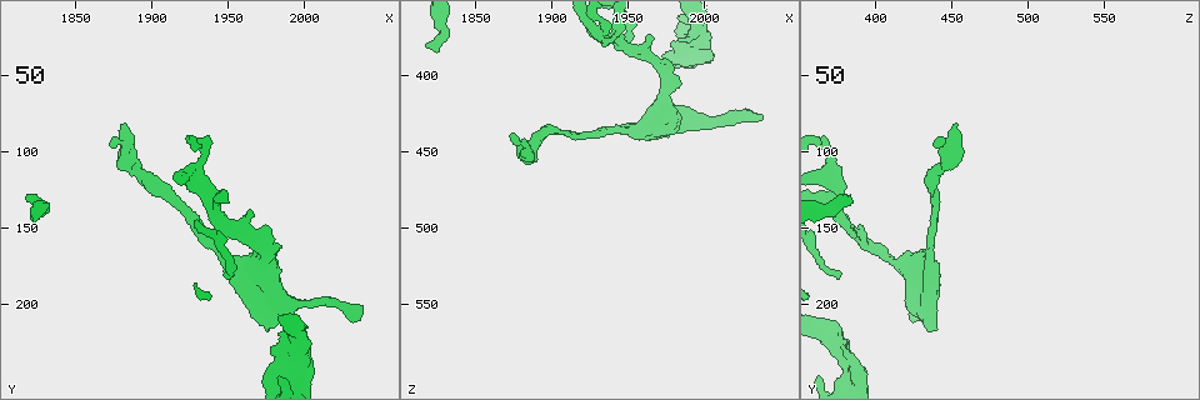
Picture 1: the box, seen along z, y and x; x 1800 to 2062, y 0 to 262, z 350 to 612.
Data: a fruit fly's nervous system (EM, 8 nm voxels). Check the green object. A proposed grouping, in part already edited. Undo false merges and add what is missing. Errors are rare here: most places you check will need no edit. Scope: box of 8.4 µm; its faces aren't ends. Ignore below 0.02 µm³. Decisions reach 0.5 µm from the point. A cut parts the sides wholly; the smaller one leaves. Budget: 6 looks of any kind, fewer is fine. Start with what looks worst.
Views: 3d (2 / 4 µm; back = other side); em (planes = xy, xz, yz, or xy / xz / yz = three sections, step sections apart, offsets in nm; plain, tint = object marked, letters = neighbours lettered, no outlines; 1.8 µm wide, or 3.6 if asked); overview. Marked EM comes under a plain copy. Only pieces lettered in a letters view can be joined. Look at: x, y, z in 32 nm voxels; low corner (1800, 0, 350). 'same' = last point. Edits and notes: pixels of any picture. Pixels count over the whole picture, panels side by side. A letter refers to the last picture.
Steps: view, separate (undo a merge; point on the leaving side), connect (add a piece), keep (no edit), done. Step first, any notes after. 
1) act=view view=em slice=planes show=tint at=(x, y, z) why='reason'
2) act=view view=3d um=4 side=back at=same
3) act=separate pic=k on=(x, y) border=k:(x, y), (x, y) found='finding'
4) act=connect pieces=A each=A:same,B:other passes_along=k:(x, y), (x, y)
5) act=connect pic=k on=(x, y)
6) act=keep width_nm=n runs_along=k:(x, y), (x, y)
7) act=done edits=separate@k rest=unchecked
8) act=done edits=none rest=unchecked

act=view view=3d um=4 at=(2038, 206, 426) why='branch stops here'

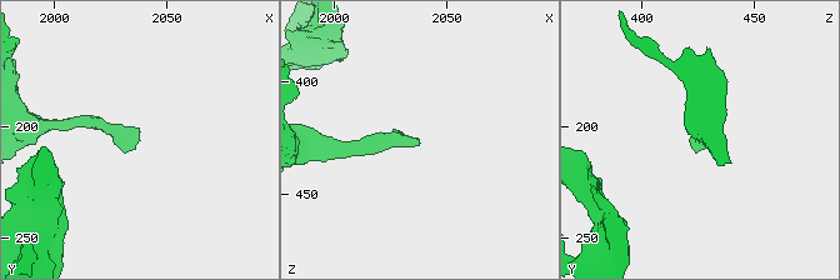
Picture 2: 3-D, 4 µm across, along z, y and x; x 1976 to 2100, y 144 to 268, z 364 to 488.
act=view view=em slice=planes show=letters at=(2037, 206, 427) why='now the EM'

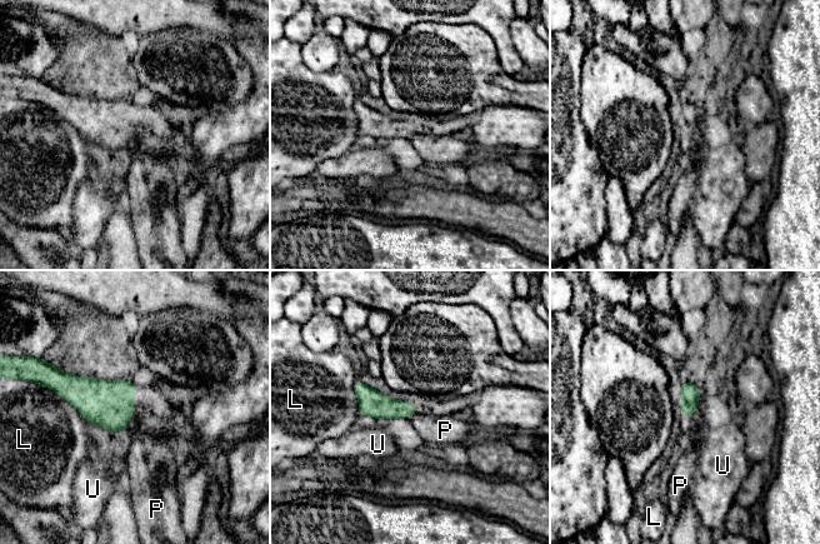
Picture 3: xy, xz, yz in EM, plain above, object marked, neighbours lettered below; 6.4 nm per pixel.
act=keep longest_contact=L:320nm each=L:other,P:other,U:other border=3:(701, 390), (698, 408), (691, 417) found='none of them fits'

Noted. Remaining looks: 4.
act=view view=3d um=2 at=(1874, 96, 440) why='an open end'

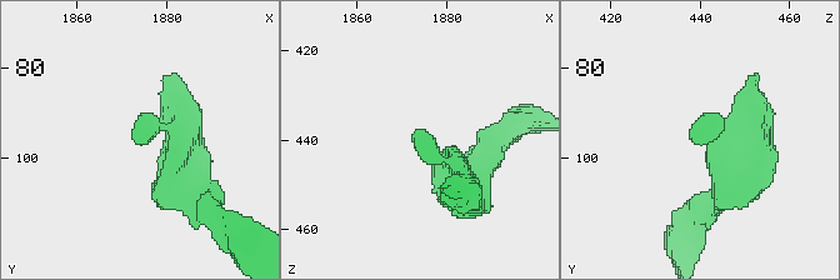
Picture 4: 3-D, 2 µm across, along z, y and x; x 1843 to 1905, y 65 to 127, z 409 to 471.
act=view view=em slice=planes show=letters at=(1873, 95, 437)

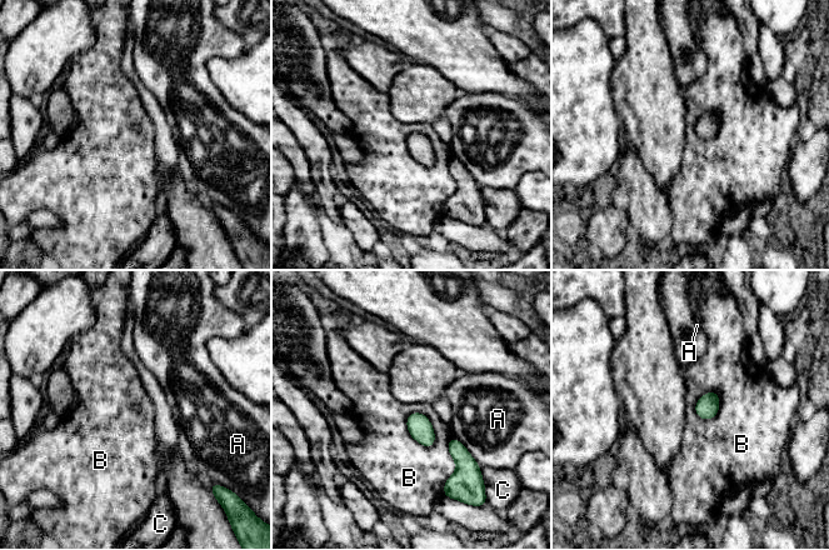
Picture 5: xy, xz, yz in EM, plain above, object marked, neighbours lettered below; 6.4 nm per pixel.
act=keep width_nm=150 each=A:other,B:other,C:other found='none of them fits'

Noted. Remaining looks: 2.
act=view view=em slice=xz step=16 show=letters at=(1976, 216, 436) why='free end'

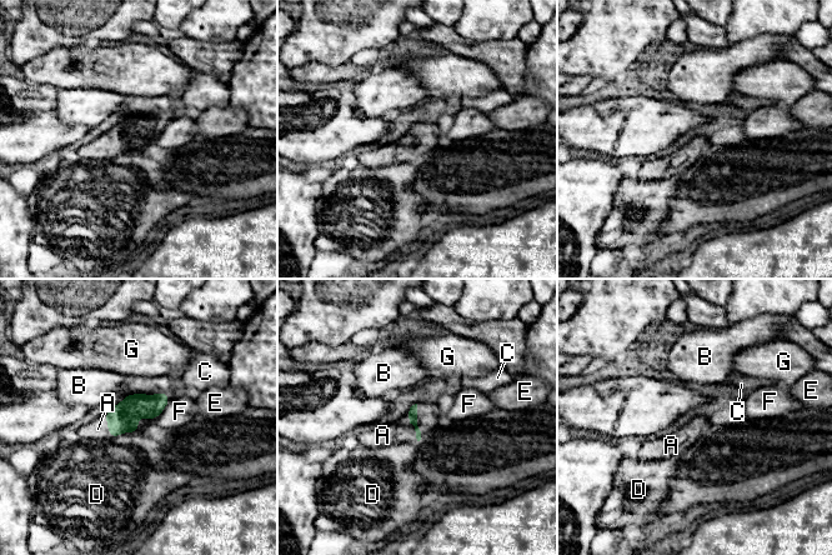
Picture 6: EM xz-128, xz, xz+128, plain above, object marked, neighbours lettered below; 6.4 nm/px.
act=connect pieces=A longest_contact=A:200nm each=A:same,B:other,C:other,D:other,E:other,F:other,G:other passes_along=6:(411, 413), (414, 425), (382, 435) found='the neuron continues'

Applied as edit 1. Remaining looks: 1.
act=done edits=connect@6 rest=unchecked

